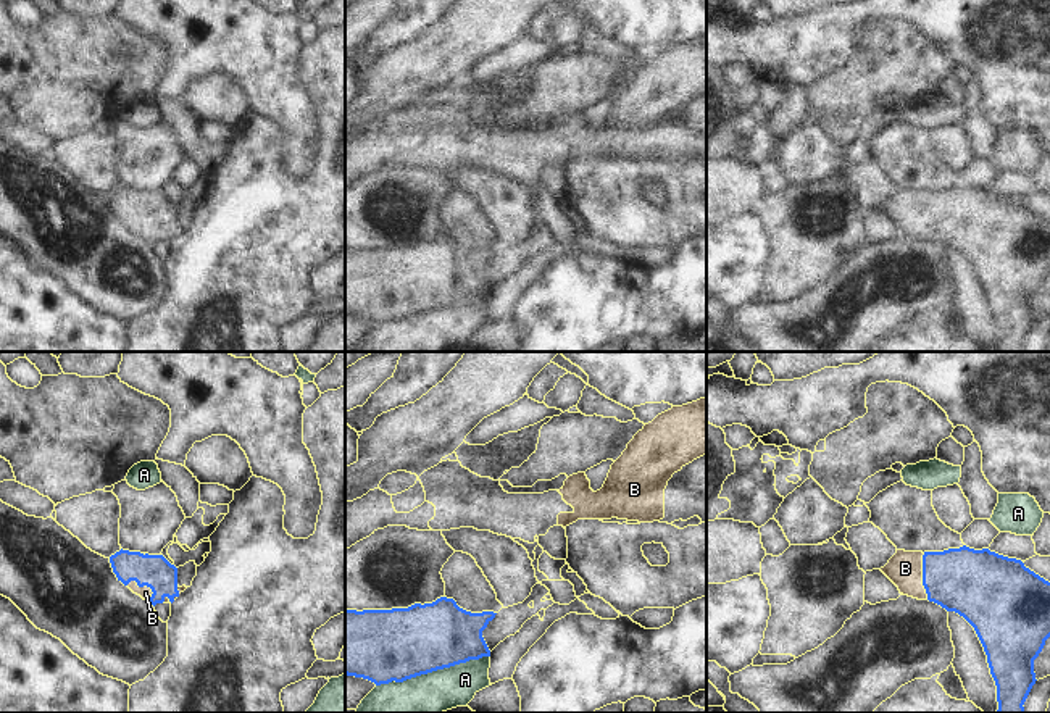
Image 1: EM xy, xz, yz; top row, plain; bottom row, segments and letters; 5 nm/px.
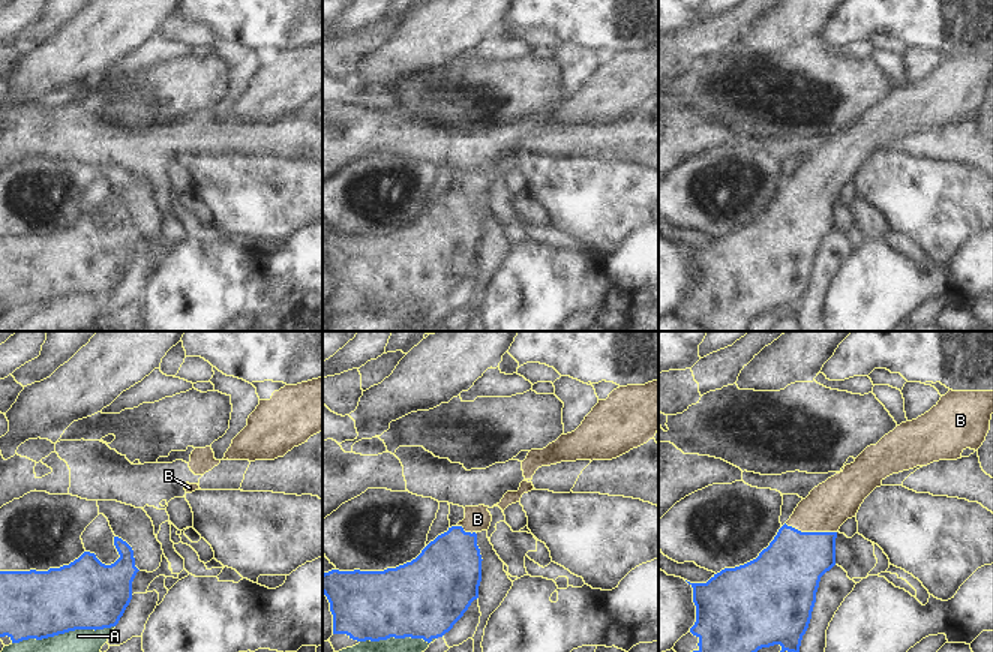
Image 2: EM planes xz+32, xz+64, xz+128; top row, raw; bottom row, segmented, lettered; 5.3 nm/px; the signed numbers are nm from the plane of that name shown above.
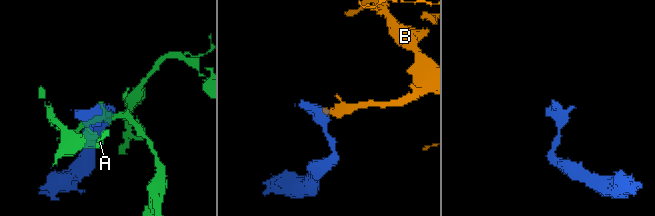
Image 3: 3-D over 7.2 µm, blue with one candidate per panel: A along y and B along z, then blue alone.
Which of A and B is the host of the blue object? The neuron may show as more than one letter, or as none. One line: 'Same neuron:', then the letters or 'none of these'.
Same neuron: B

